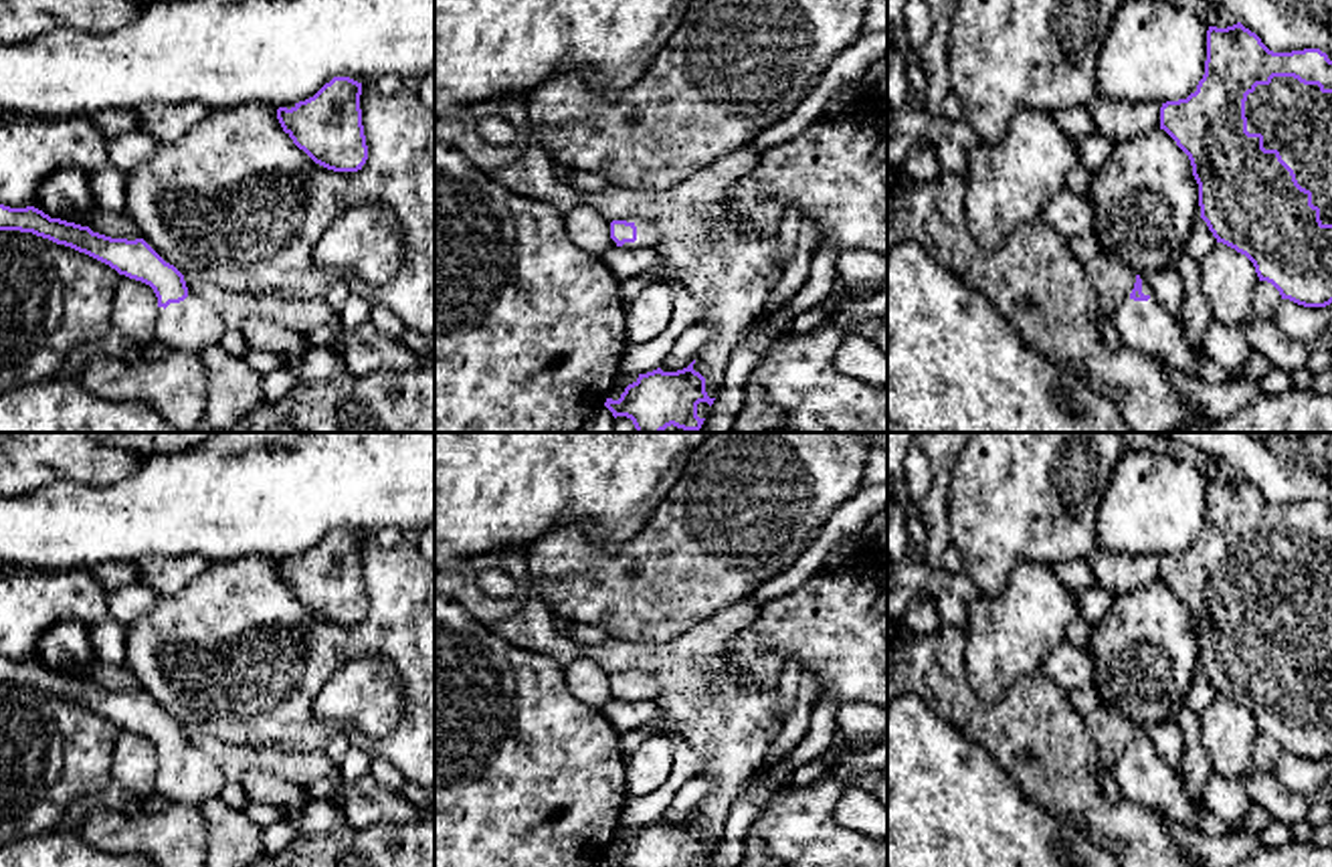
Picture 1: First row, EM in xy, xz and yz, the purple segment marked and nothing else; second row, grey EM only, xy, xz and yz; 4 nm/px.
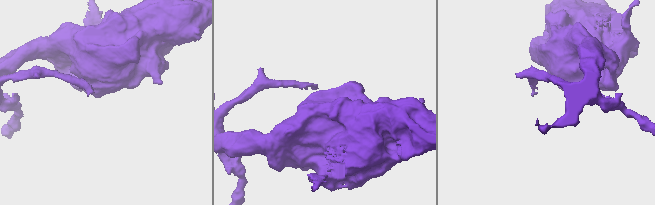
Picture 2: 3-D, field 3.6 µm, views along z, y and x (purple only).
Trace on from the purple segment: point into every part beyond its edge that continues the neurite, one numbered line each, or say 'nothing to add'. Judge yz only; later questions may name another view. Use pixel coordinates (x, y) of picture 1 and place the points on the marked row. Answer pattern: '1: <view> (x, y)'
1: yz (1296, 120)
2: yz (1145, 326)

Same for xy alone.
1: xy (193, 324)

